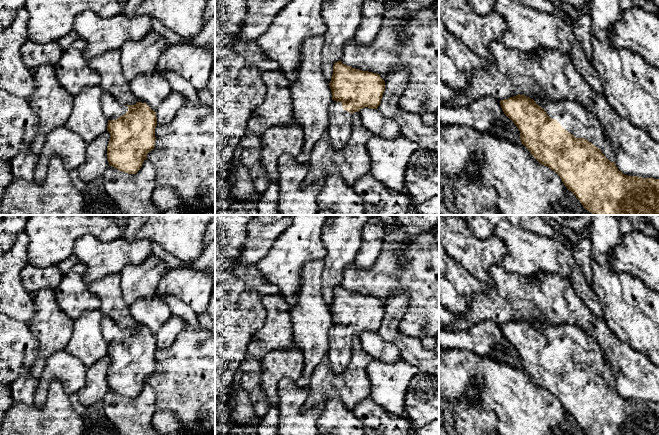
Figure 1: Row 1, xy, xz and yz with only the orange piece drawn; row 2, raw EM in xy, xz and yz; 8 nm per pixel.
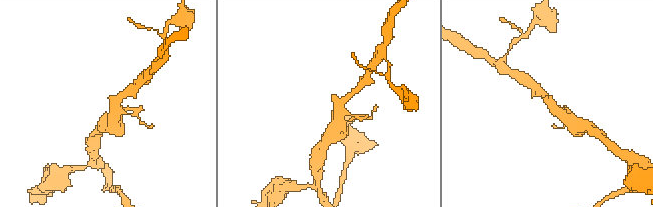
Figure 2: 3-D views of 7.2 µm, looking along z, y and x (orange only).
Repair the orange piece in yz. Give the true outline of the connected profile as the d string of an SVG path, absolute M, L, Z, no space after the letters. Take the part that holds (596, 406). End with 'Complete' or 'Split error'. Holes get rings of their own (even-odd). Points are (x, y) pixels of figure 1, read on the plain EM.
M516 319L500 325L504 338L520 355L521 367L541 388L555 395L566 412L571 415L587 435L659 435L659 403L628 400L618 394L611 366L597 342L579 327L531 323Z. Split error

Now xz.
M337 285L333 289L333 298L329 307L332 325L329 330L328 360L334 374L342 373L351 361L353 337L368 331L377 333L385 315L385 305L377 297L352 292Z. Split error

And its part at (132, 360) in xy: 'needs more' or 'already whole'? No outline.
needs more

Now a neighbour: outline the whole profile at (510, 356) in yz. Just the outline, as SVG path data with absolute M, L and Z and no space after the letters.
M507 340L507 346L506 350L503 353L500 353L497 348L495 348L490 356L491 359L501 362L501 363L506 363L510 366L513 367L518 367L520 366L520 355L517 352L517 350L514 348L514 346L509 343Z

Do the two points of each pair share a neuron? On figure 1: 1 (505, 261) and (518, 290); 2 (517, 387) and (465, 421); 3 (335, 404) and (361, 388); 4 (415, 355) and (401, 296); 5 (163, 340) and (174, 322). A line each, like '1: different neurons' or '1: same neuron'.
1: different neurons
2: different neurons
3: different neurons
4: same neuron
5: same neuron

